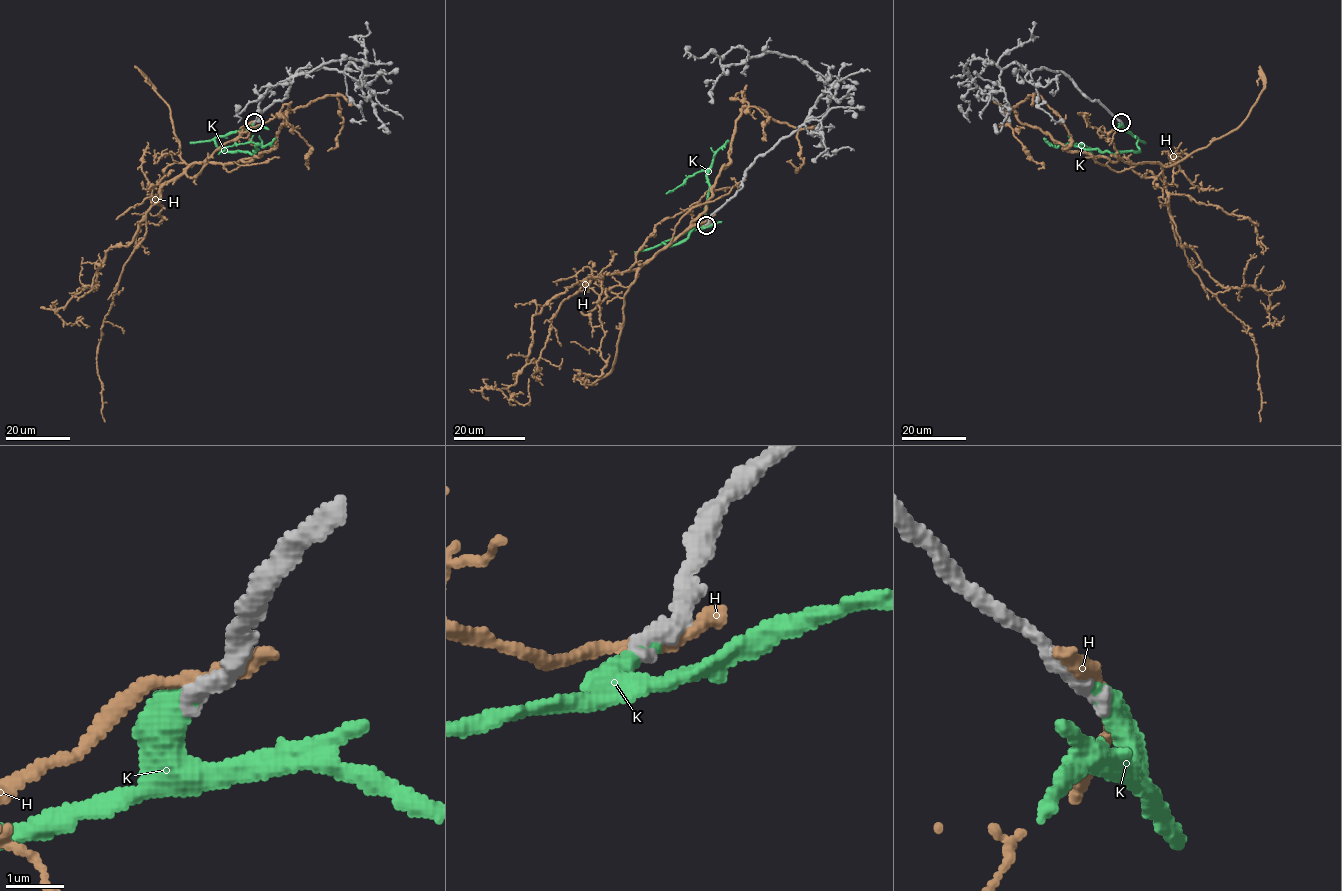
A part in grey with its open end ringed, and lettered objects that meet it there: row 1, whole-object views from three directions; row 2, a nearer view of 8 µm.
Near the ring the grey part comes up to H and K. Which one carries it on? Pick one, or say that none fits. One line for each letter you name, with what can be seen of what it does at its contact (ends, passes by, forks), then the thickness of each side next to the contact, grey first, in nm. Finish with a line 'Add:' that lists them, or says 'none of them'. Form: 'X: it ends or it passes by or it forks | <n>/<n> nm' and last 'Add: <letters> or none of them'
K: it ends | 360/400 nm
Add: K

